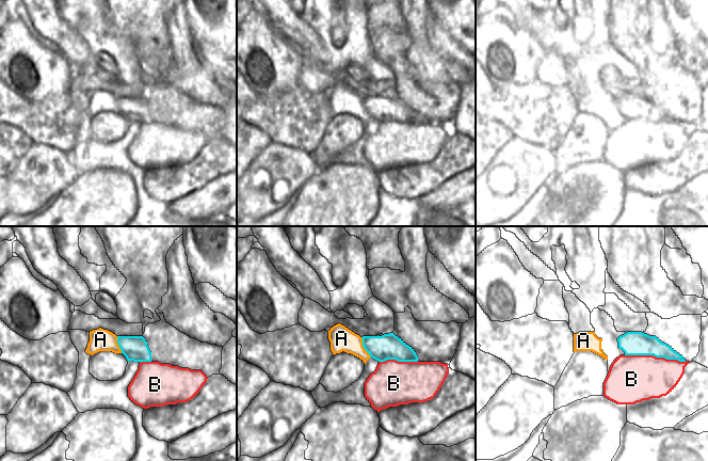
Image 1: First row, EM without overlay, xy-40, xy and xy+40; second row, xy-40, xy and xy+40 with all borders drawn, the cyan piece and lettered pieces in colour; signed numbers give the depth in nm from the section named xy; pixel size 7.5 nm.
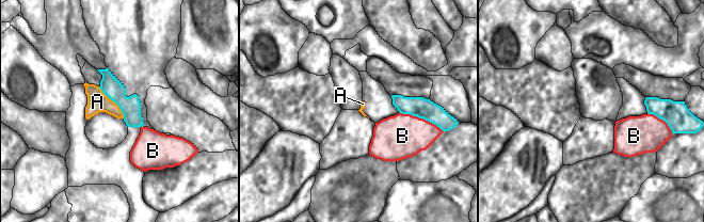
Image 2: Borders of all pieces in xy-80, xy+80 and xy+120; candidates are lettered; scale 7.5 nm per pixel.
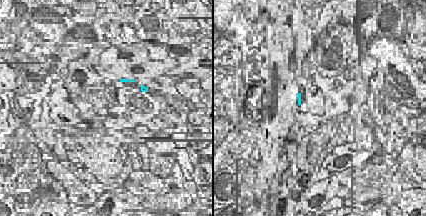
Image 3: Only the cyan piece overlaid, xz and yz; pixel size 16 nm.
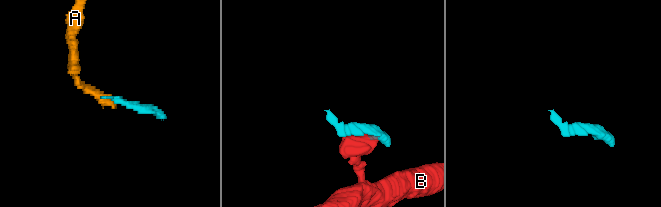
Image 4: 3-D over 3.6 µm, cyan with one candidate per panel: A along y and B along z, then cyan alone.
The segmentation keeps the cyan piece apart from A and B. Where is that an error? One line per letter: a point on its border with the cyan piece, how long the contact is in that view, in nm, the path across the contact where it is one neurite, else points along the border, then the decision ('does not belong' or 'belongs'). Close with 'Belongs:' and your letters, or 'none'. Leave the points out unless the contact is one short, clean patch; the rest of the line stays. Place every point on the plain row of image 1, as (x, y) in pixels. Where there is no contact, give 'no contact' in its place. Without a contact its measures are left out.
A: meets cyan in xy at (363, 107); contact 170 nm long; runs through xy (386, 108), (363, 107), (356, 107), (341, 99); belongs
B: meets cyan in xy+40 at (656, 117); contact 460 nm long; does not belong
Belongs: A

